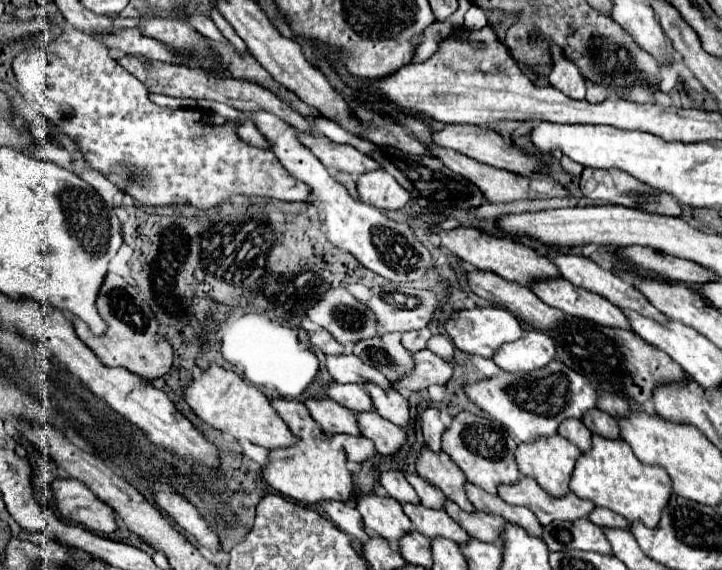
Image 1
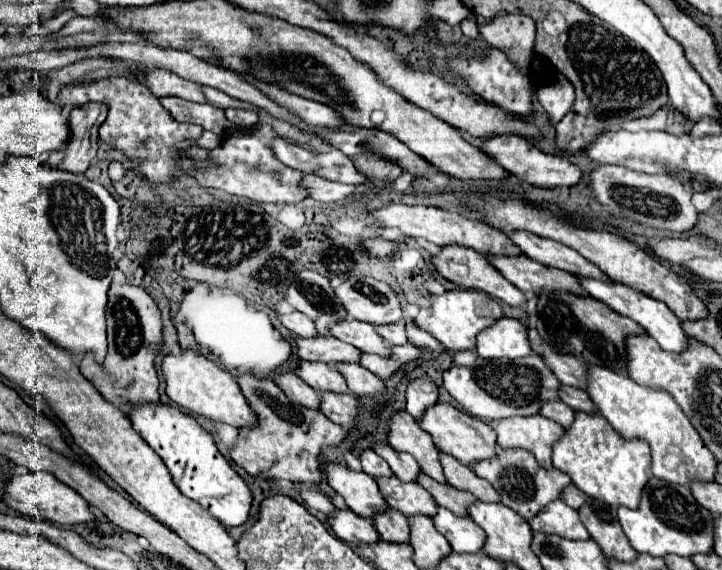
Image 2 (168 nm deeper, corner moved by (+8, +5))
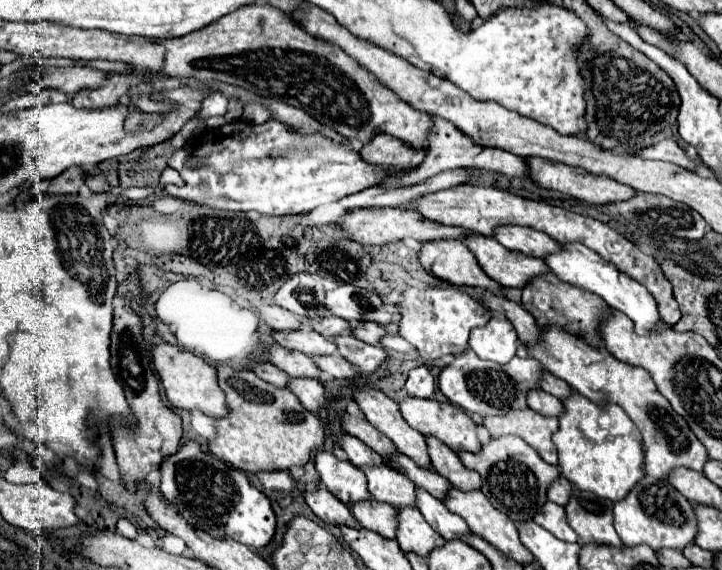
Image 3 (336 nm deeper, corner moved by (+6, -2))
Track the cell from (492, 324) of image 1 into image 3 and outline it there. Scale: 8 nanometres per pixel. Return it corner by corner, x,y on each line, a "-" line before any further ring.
407,287
405,289
407,307
403,309
401,323
399,323
399,335
407,339
425,361
433,361
441,355
459,355
467,349
469,331
473,327
481,327
491,319
489,309
485,309
479,301
471,299
467,293
455,289
455,287

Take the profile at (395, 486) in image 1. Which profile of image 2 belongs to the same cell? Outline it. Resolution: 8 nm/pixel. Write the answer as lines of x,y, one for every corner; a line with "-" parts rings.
365,450
363,454
361,454
361,464
363,464
363,470
365,470
365,474
371,474
373,478
381,478
381,476
393,476
393,472
389,470
389,464
383,460
383,458
379,458
373,450

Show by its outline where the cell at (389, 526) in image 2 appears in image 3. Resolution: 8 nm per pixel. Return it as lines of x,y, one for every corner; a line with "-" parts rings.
367,499
351,503
349,509
361,527
367,527
369,531
375,531
387,539
395,539
395,529
397,529
395,507
375,499

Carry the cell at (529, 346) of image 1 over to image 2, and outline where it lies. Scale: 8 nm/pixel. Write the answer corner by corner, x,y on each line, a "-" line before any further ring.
503,316
501,322
495,322
487,330
479,332
475,352
487,360
493,360
493,358
513,360
513,358
529,356
533,350
531,350
527,326
515,318

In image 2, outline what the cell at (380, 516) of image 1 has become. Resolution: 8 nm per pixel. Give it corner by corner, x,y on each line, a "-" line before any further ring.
329,464
325,468
329,486
343,496
349,510
357,516
373,520
377,514
389,510
385,496
381,494
377,482
365,472
353,472
347,466

